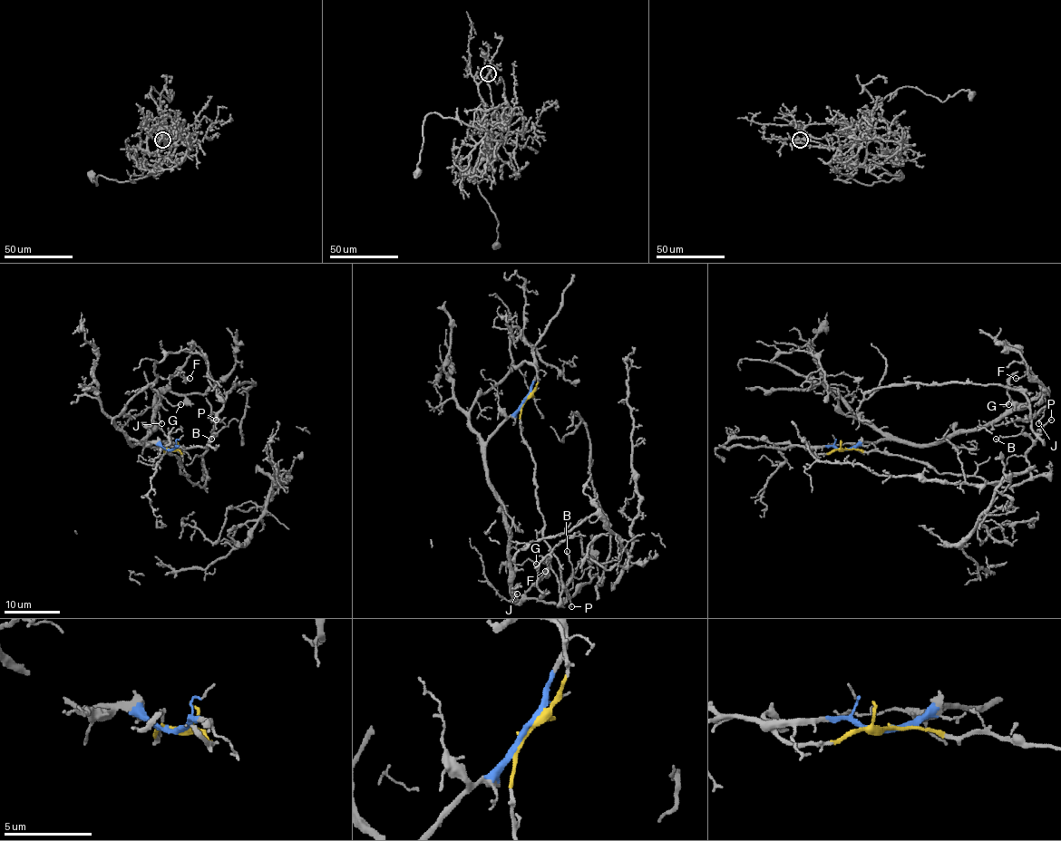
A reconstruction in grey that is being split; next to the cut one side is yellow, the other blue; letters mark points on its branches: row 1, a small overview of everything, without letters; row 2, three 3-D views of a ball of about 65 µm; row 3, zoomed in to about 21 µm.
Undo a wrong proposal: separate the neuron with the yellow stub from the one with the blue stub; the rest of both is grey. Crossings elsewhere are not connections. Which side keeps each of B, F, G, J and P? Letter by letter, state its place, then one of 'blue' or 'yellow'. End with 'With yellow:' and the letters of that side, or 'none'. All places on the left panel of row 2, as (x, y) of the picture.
B: place (211, 439); yellow
F: place (189, 378); blue
G: place (180, 404); blue
J: place (161, 423); blue
P: place (216, 420); yellow
With yellow: B, P

